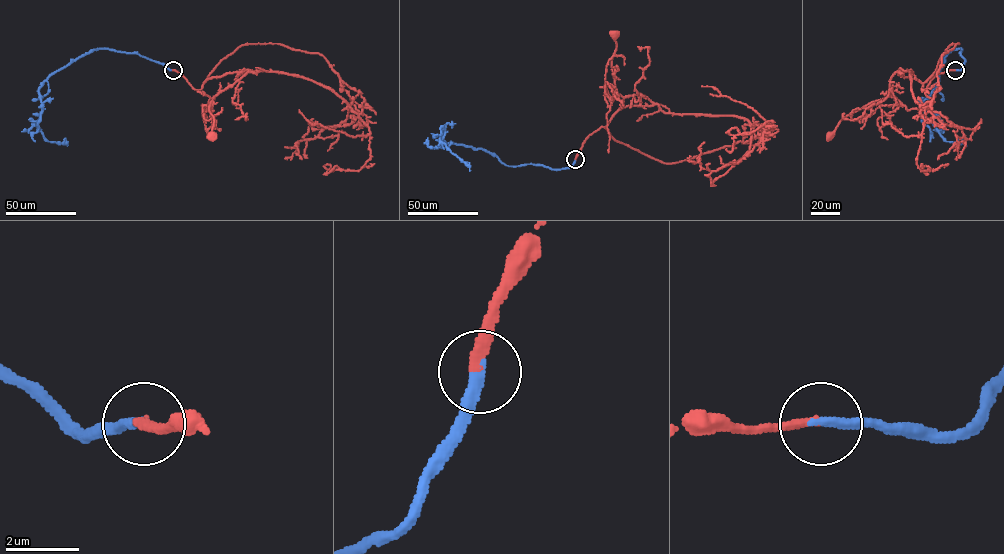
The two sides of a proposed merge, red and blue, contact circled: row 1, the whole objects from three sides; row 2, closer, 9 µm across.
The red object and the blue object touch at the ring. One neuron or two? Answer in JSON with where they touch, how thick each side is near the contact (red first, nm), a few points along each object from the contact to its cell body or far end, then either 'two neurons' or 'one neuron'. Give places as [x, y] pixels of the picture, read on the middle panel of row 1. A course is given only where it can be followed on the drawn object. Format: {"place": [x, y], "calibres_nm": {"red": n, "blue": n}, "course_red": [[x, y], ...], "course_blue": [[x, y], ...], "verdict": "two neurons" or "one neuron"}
{"place": [575, 159], "calibres_nm": {"red": 280, "blue": 320}, "course_red": [[575, 159], [584, 141], [619, 109], [654, 103], [642, 95], [616, 92], [614, 35]], "course_blue": [[575, 159], [565, 169], [506, 165], [481, 149], [447, 143], [441, 137], [444, 127], [440, 140], [469, 171]], "verdict": "one neuron"}

